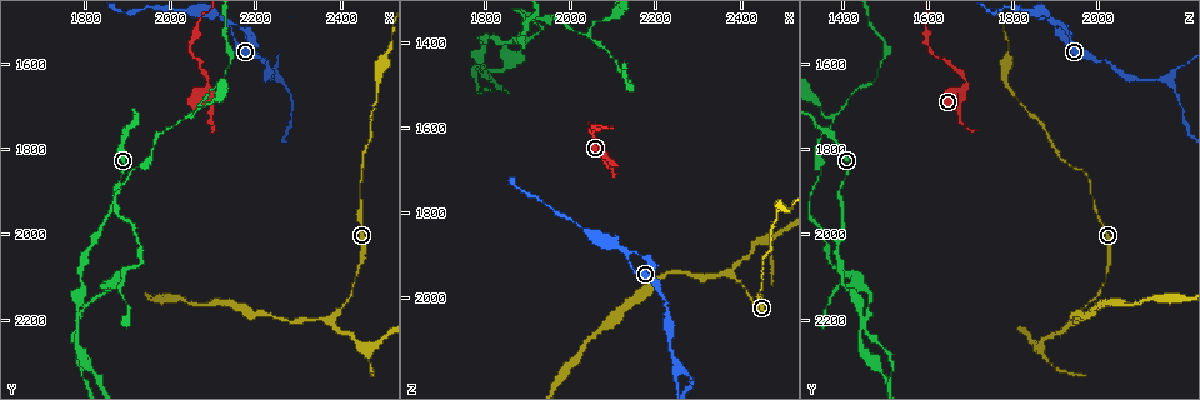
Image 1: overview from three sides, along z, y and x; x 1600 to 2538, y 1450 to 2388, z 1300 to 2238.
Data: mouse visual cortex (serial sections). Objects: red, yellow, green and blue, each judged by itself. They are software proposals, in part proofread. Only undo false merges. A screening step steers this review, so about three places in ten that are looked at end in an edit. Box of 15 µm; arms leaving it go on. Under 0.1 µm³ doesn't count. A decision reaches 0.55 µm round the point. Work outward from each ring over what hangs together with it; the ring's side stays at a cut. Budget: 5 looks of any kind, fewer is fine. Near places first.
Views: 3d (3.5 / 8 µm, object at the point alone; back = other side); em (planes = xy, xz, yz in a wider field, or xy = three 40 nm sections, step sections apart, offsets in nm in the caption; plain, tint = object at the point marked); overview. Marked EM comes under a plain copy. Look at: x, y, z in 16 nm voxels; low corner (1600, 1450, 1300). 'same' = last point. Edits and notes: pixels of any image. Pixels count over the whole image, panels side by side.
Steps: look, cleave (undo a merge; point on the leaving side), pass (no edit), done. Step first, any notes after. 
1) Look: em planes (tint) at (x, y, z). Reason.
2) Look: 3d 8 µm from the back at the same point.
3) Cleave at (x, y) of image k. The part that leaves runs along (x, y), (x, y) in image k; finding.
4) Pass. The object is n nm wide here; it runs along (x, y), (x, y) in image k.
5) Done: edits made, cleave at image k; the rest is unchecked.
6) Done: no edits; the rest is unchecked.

Look: 3d 3.5 µm at (1785, 2200, 1445). Four or more arms meet.

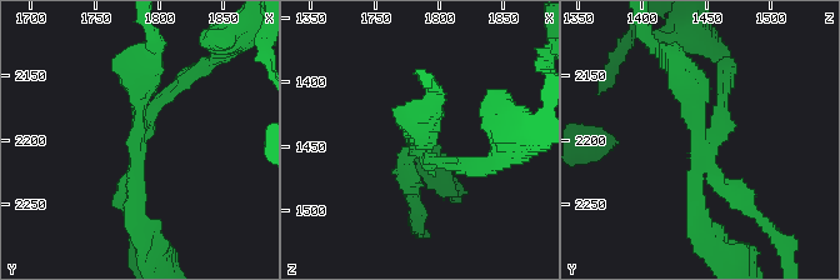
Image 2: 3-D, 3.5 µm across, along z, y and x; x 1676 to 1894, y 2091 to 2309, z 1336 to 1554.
Look: em planes (tint) at (1784, 2196, 1444). 4 arms meet here; the arms are 150, 200, 200, 350 nm wide.

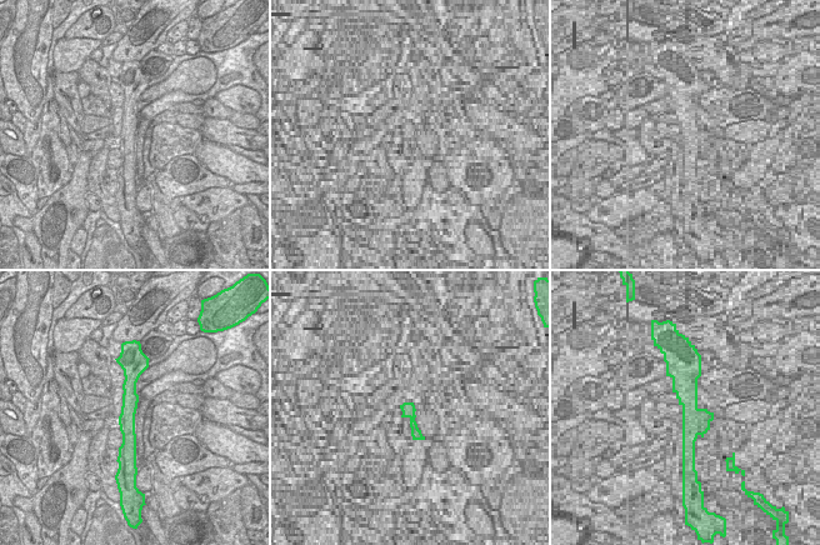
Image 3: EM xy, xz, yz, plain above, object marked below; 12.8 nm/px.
Cleave at (734, 200) of image 2. The part that leaves runs along (708, 134), (726, 88), (718, 53) in image 2; two cells meet here.

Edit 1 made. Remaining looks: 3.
Look: overview. Redraw.

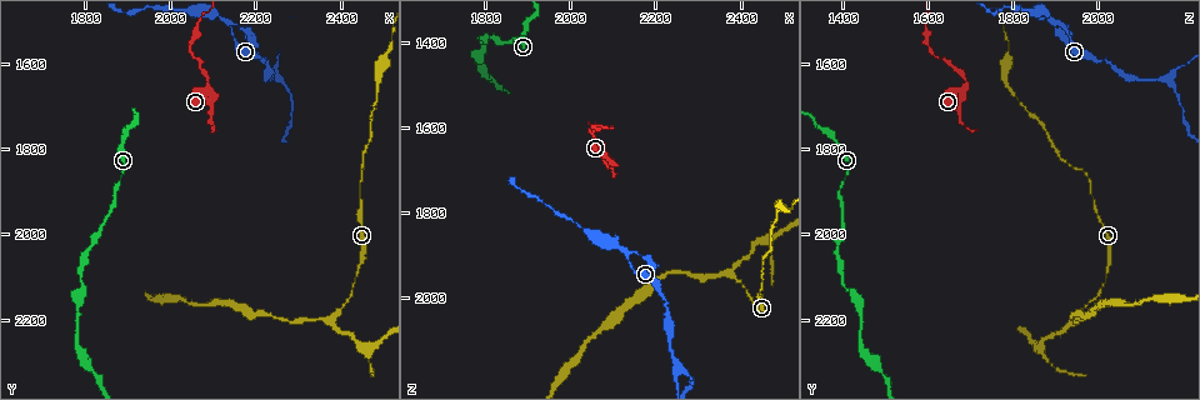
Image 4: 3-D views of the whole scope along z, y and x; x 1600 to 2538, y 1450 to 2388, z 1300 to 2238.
Look: 3d 3.5 µm from the back at (2085, 1650, 1690). Sharp bend.

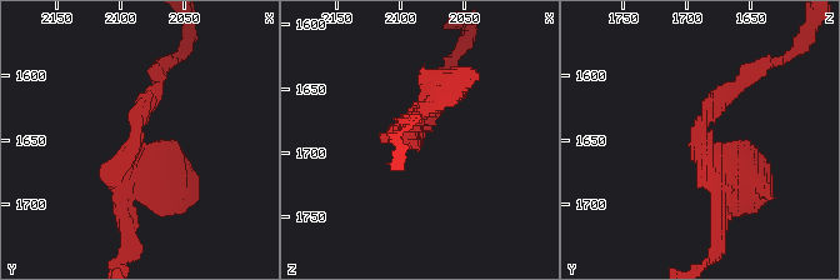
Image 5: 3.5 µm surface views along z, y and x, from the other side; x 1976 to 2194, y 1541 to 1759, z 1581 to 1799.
Look: em planes (tint) at (2092, 1644, 1690).

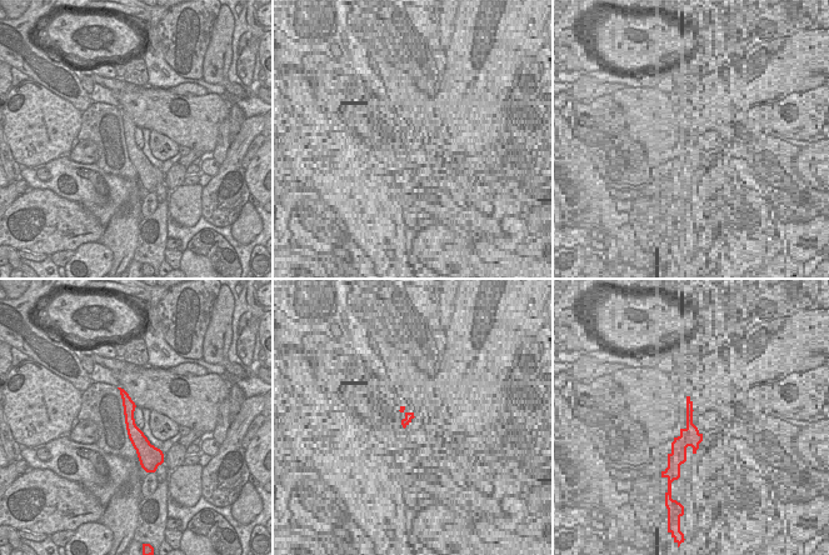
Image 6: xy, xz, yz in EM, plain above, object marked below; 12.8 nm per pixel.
Pass. Continuous, no second cell.

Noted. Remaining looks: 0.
Done: edits made, cleave at image 2; the rest is unchecked.

